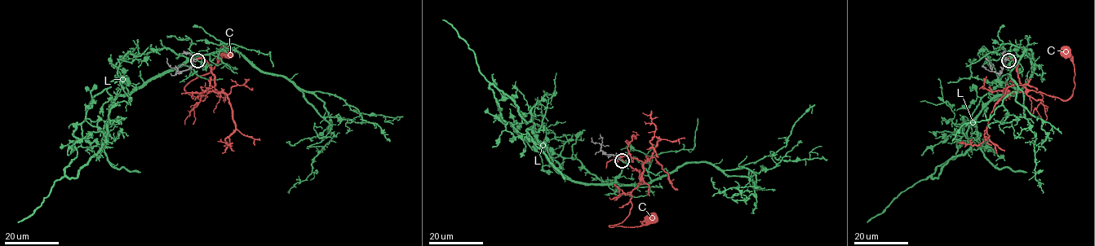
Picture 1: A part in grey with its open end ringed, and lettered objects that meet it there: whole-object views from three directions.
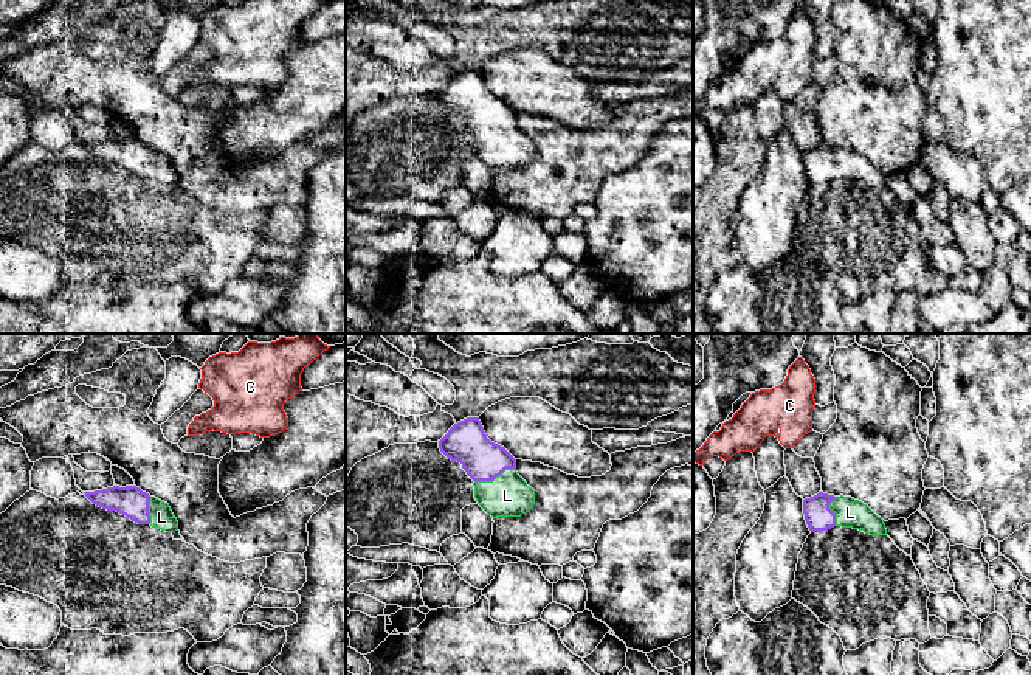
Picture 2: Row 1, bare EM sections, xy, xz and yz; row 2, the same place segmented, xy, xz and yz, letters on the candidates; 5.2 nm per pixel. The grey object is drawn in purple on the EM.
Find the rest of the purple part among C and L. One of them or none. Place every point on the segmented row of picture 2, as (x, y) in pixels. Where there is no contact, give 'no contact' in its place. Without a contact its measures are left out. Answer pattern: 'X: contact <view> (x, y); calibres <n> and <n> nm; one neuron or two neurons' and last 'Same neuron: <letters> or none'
C: no contact; two neurons
L: contact xz (495, 477); calibres 220 and 220 nm; one neuron
Same neuron: L

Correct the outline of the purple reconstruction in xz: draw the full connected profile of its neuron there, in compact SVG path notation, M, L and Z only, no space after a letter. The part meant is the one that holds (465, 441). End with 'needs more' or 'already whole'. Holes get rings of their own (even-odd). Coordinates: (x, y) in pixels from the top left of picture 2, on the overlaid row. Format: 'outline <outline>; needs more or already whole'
outline M467 417L454 424L439 441L440 452L462 469L474 481L474 498L478 504L493 518L521 517L535 504L535 490L516 472L516 459L501 445L491 442L479 417Z; needs more

